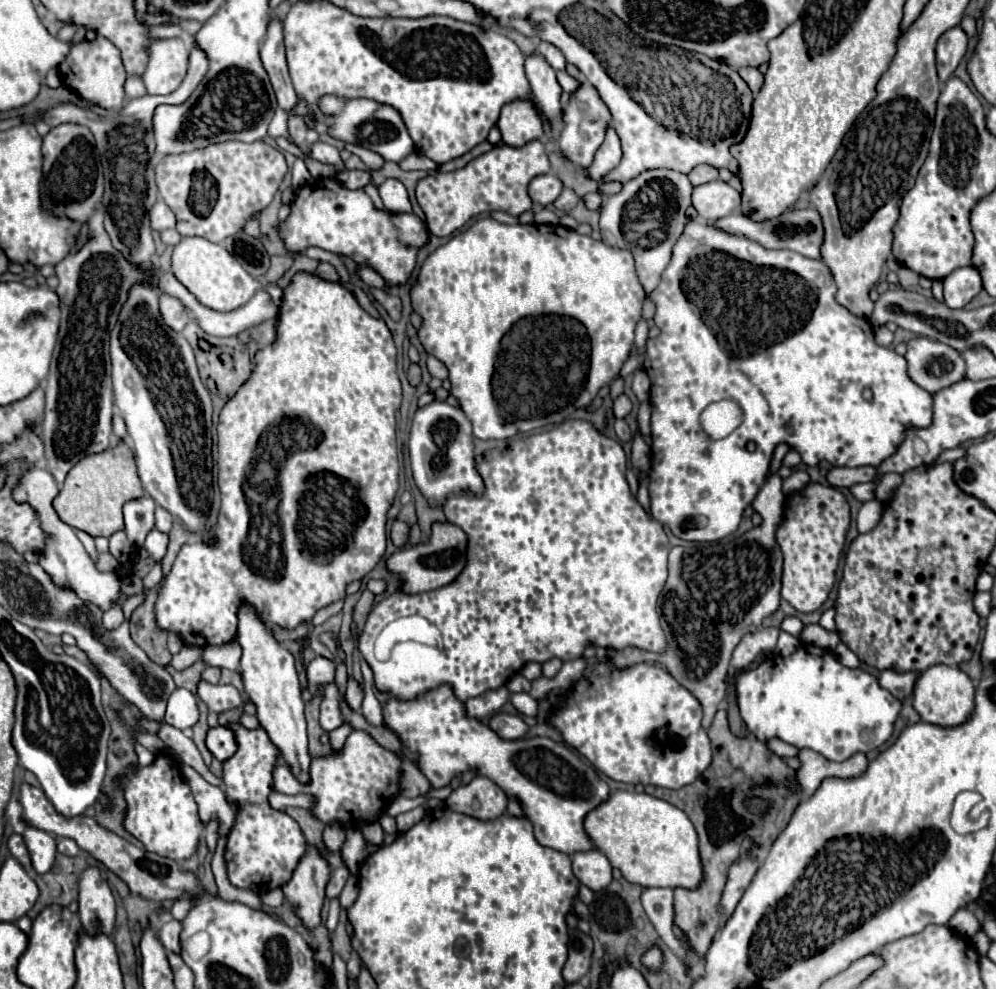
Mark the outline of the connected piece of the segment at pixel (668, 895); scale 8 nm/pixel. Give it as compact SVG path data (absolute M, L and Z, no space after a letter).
M661 887L645 889L641 895L641 903L643 903L643 909L645 909L647 917L651 919L655 931L663 939L663 943L667 947L671 947L671 951L679 959L685 959L685 949L673 933L673 917L675 917L673 889L661 889Z

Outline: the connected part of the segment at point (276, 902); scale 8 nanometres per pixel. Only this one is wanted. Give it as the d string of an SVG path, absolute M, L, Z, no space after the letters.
M273 889L273 891L269 891L269 893L263 893L261 895L261 901L265 903L265 905L269 905L269 907L279 907L281 903L283 903L283 891L281 889Z

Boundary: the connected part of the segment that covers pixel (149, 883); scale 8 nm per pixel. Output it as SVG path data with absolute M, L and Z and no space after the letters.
M25 783L21 787L19 803L23 807L23 817L25 817L27 825L43 829L47 833L53 833L57 837L69 837L69 839L77 841L77 845L85 853L89 853L93 859L101 861L107 869L111 869L117 877L121 877L133 893L145 897L145 899L151 899L151 901L175 899L175 891L199 891L199 885L185 885L185 875L193 875L193 873L179 871L179 867L173 859L167 859L157 853L149 853L149 851L135 847L133 843L129 843L129 841L117 837L115 833L107 831L105 827L101 827L91 817L83 817L83 815L81 817L63 817L61 813L55 811L51 801L39 787L31 787Z

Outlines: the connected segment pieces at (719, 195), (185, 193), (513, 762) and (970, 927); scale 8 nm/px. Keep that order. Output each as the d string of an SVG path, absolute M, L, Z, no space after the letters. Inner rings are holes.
M721 179L697 185L693 189L693 207L703 219L711 223L737 211L739 203L741 203L741 193L729 187Z
M263 141L215 143L215 145L207 145L203 149L195 149L189 153L167 155L155 167L159 193L161 193L163 201L177 215L177 231L183 237L197 235L197 237L205 237L211 243L221 243L229 235L243 231L245 223L271 203L275 191L279 189L279 185L283 181L285 171L287 171L285 157ZM195 171L207 171L217 183L217 201L213 205L213 209L209 211L209 215L205 215L205 217L193 213L193 209L189 205L189 191L191 191Z
M441 685L433 691L423 693L421 697L413 701L399 701L399 699L389 699L385 705L385 723L399 735L401 743L419 755L419 767L423 775L431 781L431 787L439 789L449 785L449 781L469 769L477 769L479 775L485 775L493 779L509 797L515 797L521 807L525 817L533 823L535 827L535 839L549 849L561 851L565 855L573 855L579 851L593 851L597 849L589 835L585 833L583 821L587 813L597 809L601 803L605 803L611 795L609 785L599 777L599 773L585 763L577 753L573 753L567 745L557 743L553 739L545 737L531 737L531 739L515 739L515 741L501 741L487 725L483 725L477 719L471 719L465 715L465 705L453 697L453 691L449 685Z
M961 907L949 921L949 927L953 931L959 931L963 937L973 937L979 929L979 921L975 917L975 913L969 907Z

